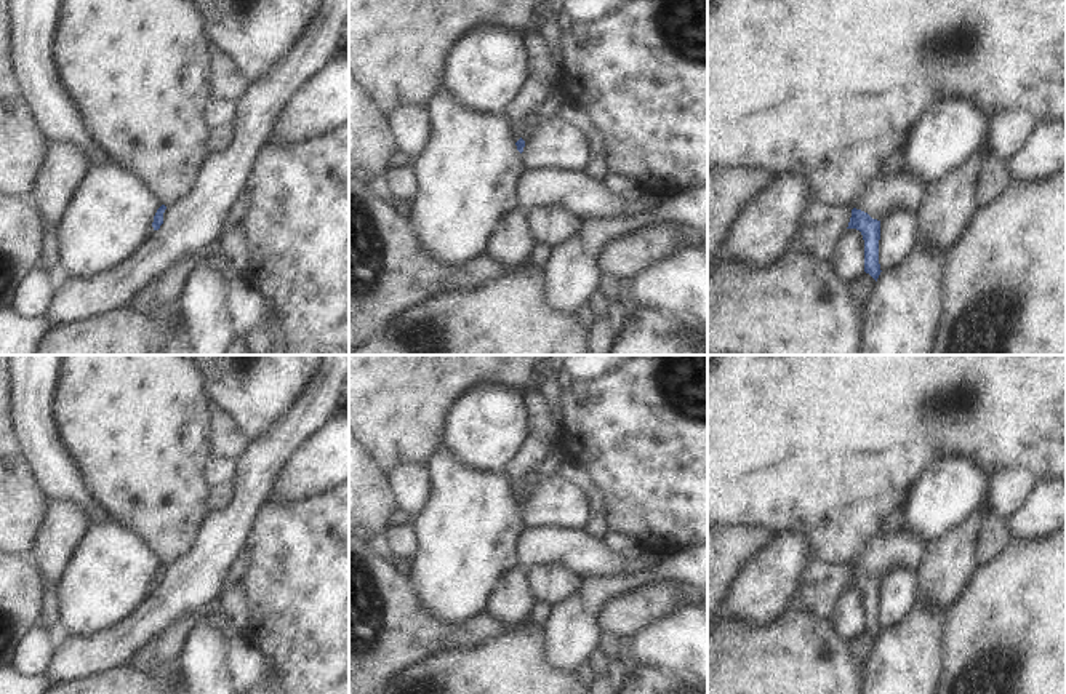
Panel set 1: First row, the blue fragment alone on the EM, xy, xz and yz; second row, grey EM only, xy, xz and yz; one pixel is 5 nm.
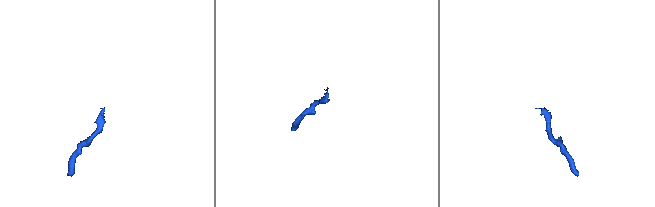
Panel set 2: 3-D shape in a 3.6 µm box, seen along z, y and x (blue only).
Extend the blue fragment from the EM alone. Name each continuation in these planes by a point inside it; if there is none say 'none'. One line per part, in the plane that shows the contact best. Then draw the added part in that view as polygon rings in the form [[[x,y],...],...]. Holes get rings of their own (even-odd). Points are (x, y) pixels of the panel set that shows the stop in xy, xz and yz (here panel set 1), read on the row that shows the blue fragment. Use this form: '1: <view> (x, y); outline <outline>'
1: yz (820, 227); outline [[[813,197],[799,217],[791,249],[818,261],[829,261],[839,238],[848,227],[850,217],[850,206],[824,206]]]

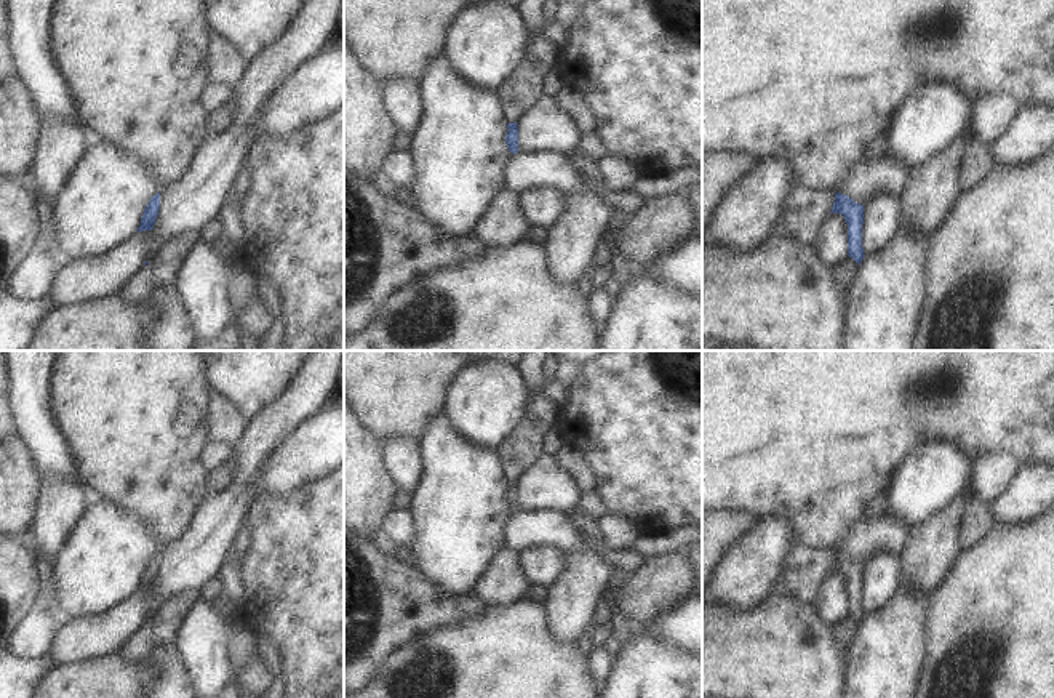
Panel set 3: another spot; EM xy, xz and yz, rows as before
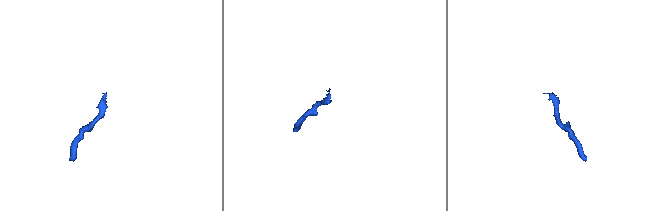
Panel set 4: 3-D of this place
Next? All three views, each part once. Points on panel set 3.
1: yz (803, 212); outline [[[796,181],[782,202],[774,234],[801,245],[812,245],[822,223],[832,211],[833,202],[833,191],[808,191]]]

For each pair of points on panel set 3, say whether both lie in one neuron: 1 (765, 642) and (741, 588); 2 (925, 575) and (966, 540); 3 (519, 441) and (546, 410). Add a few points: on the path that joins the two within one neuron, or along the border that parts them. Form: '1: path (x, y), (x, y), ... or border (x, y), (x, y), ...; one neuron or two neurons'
1: border (773, 591), (744, 609), (718, 604); two neurons
2: border (966, 508), (960, 522), (962, 551); two neurons
3: path (526, 433), (538, 418); one neuron

